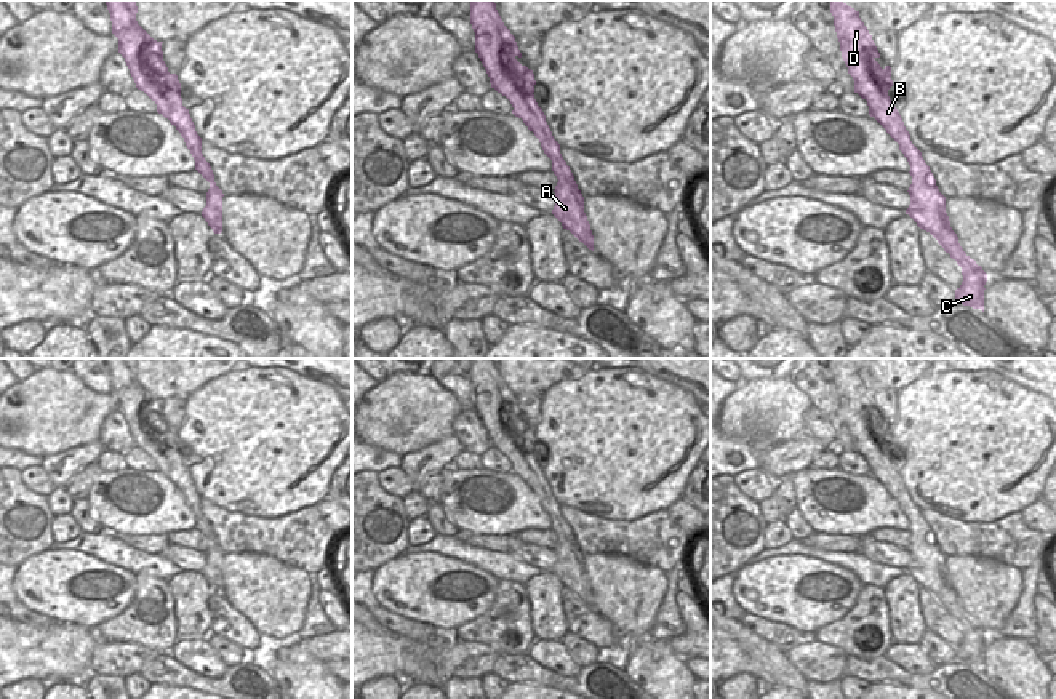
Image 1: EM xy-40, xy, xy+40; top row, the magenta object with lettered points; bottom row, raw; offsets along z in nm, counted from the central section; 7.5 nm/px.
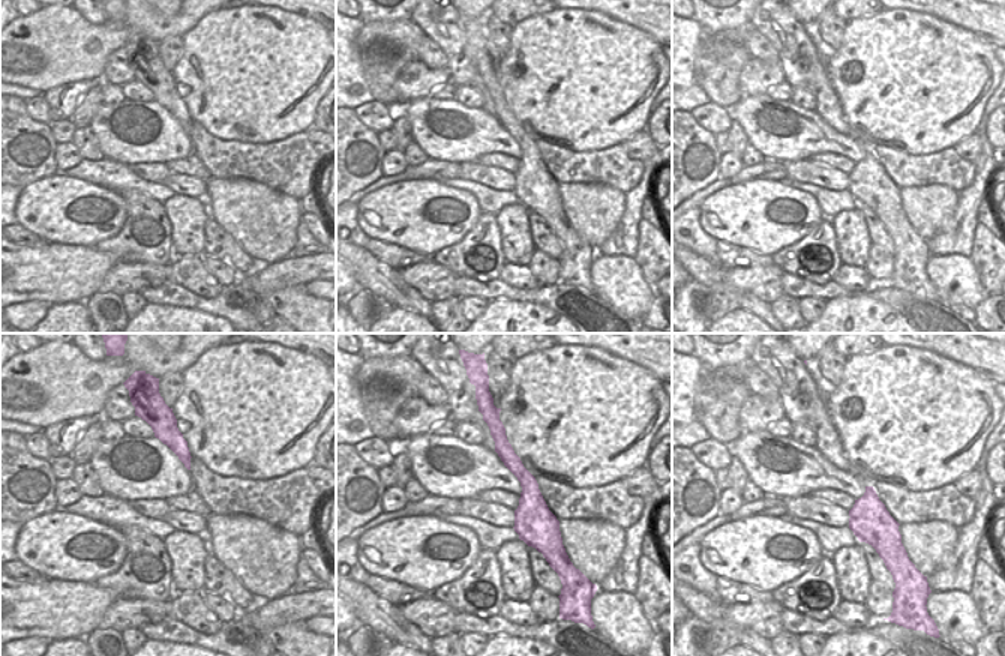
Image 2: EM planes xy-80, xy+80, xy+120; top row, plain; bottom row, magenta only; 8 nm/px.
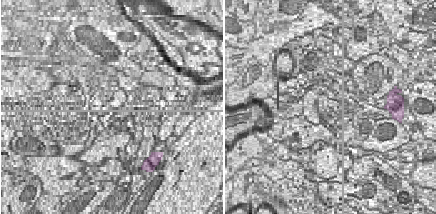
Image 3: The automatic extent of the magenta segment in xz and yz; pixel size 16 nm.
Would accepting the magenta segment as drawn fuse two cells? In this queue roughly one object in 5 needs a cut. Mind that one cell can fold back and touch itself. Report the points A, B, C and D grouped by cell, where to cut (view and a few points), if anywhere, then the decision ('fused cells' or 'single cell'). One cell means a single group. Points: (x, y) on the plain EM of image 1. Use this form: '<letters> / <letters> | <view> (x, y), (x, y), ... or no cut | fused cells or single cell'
A B C D | no cut | single cell

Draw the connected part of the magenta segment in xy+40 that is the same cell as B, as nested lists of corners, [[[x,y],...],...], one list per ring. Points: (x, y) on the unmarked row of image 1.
[[[830,358],[830,371],[842,416],[848,432],[854,438],[854,451],[867,459],[869,473],[899,502],[910,523],[912,542],[909,545],[910,563],[906,568],[920,587],[930,590],[938,601],[962,625],[963,640],[955,648],[955,661],[981,667],[984,670],[984,643],[987,632],[971,617],[958,601],[946,571],[946,555],[939,550],[936,537],[925,521],[922,510],[912,502],[904,480],[893,464],[888,448],[893,445],[891,425],[885,427],[875,419],[880,411],[859,376],[859,369],[842,358]]]

